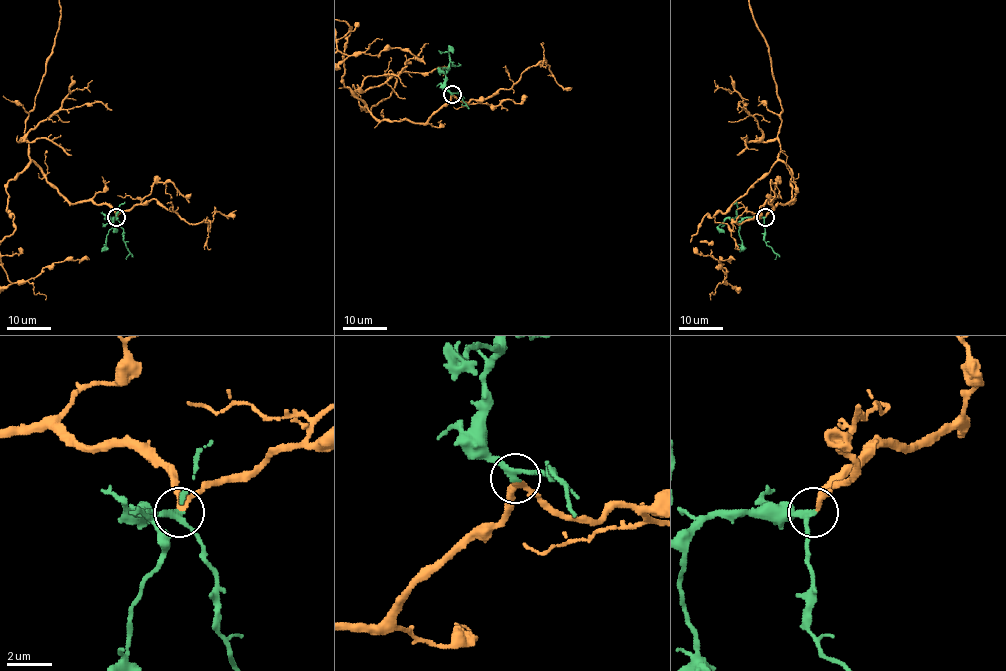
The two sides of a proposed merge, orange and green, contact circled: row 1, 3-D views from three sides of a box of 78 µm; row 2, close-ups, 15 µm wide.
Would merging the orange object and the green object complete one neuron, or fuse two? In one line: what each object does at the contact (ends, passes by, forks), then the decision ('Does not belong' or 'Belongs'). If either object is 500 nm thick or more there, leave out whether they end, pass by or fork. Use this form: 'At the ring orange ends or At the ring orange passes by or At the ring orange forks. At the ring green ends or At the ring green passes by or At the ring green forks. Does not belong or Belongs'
At the ring orange passes by. At the ring green passes by. Belongs

